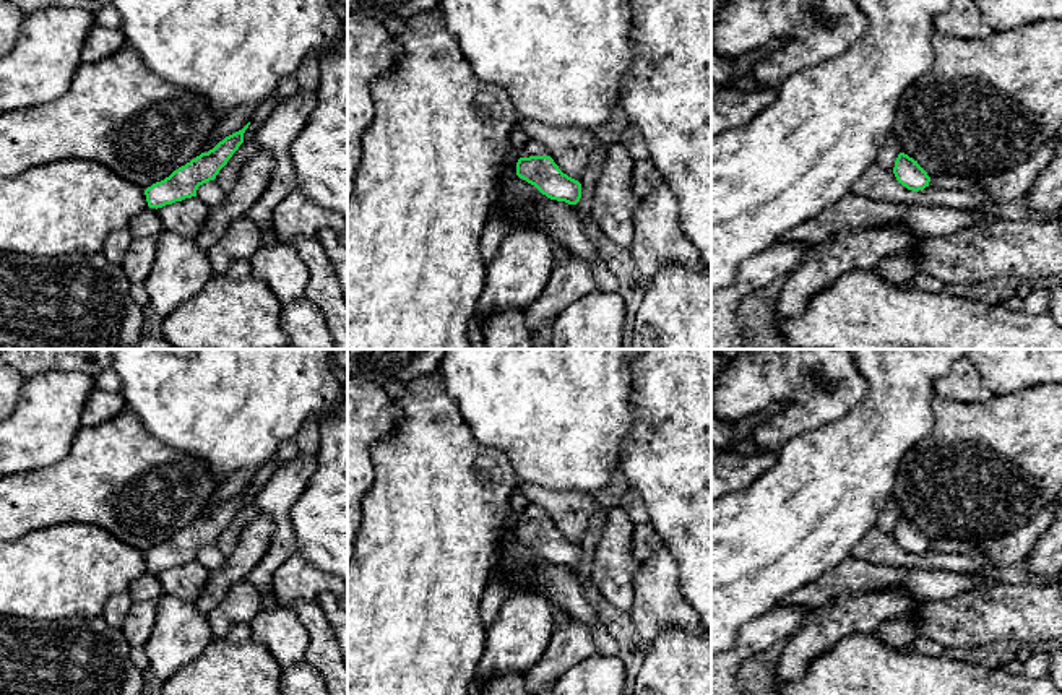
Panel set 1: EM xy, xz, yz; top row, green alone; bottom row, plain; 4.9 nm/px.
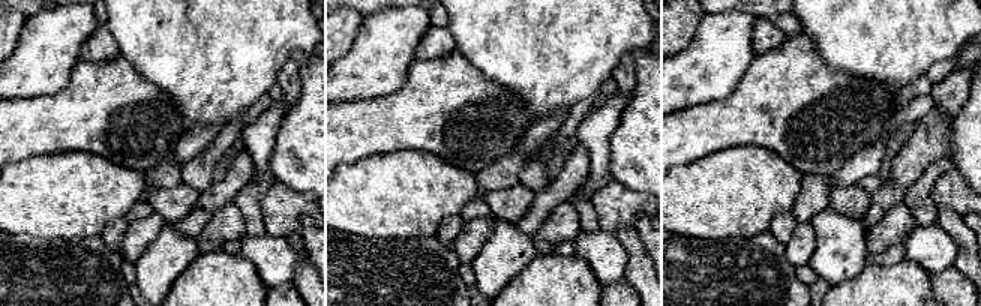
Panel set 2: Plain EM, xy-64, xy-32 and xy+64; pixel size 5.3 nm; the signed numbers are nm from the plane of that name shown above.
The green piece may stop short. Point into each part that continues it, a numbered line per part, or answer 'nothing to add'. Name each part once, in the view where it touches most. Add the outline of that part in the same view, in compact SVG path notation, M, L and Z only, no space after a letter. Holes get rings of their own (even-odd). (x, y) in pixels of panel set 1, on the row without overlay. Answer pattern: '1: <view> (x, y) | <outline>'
nothing to add

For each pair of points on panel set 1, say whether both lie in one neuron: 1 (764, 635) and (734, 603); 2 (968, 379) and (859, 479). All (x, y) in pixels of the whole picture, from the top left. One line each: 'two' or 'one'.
1: two
2: two

